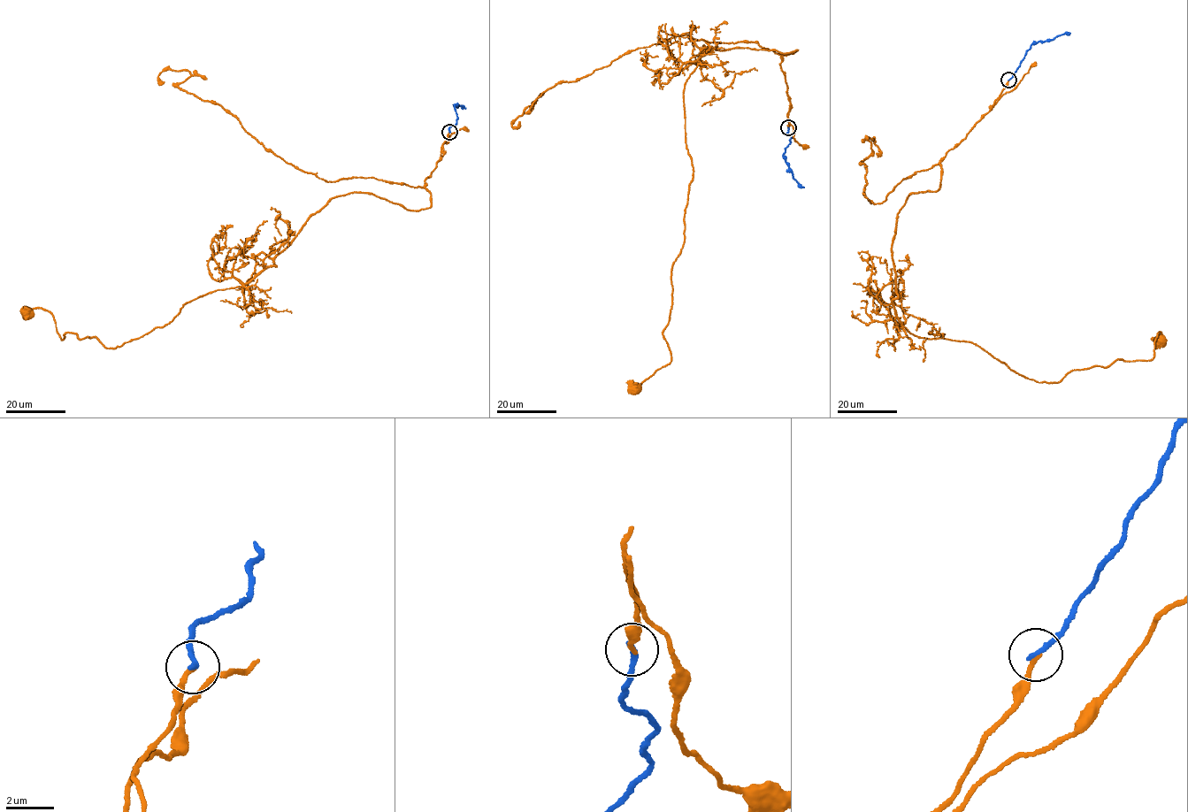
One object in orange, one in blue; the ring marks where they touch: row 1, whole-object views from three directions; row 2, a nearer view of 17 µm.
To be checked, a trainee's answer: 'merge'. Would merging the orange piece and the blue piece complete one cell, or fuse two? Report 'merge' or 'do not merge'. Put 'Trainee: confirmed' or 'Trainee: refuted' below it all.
do not merge
Trainee: refuted

